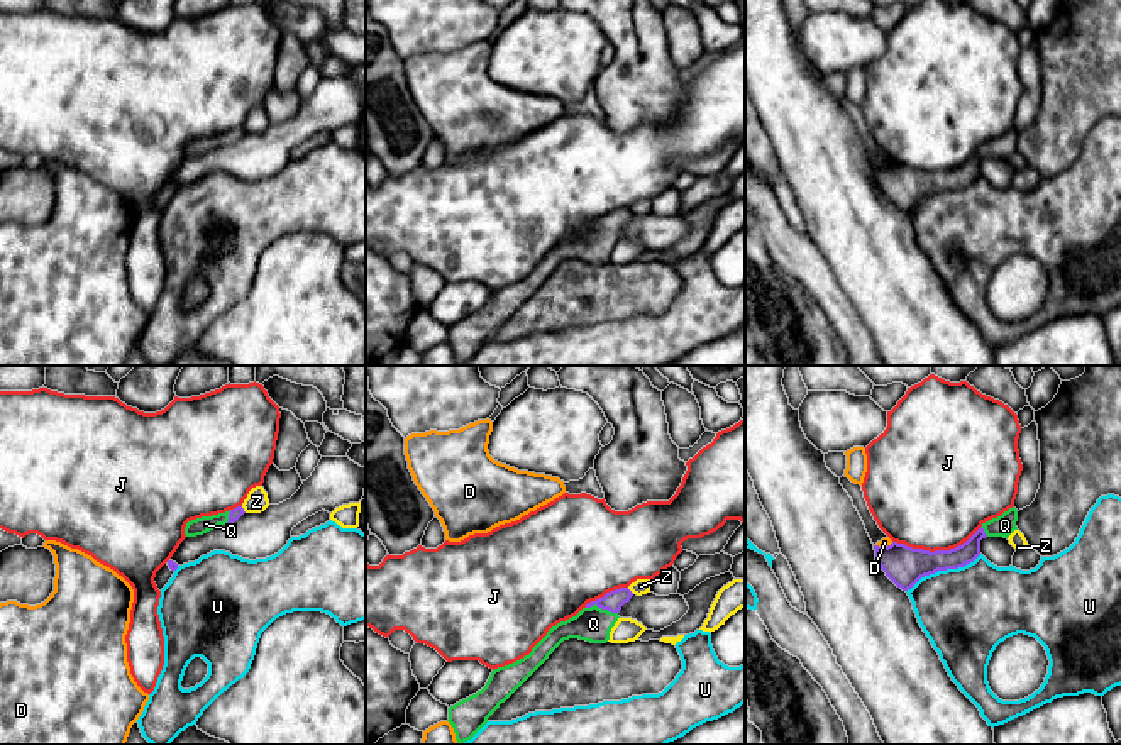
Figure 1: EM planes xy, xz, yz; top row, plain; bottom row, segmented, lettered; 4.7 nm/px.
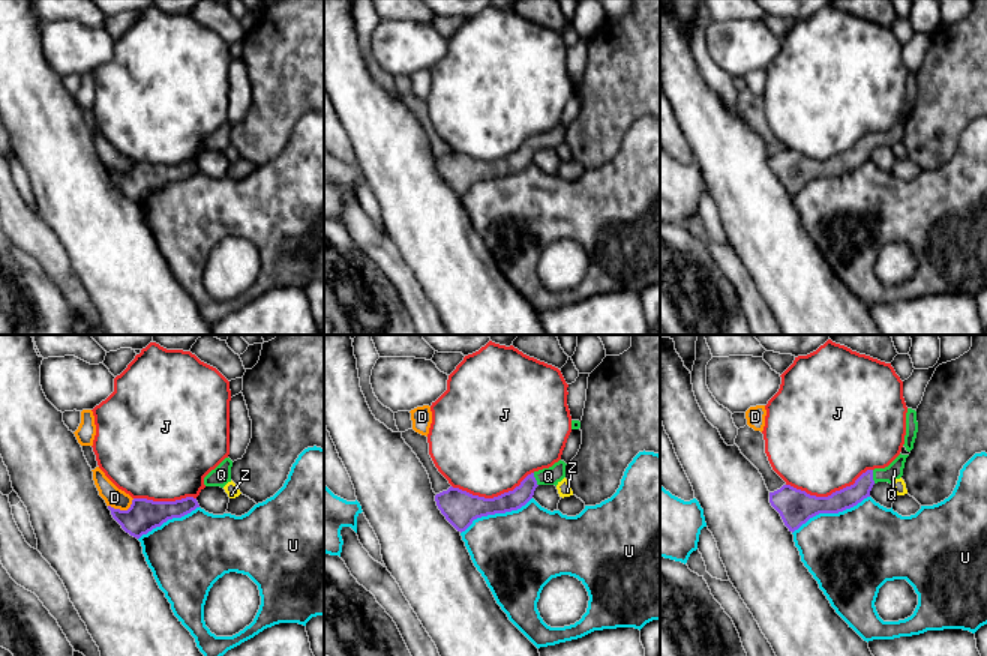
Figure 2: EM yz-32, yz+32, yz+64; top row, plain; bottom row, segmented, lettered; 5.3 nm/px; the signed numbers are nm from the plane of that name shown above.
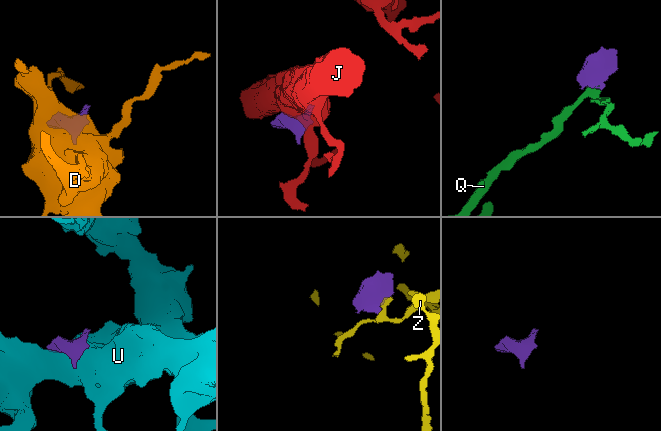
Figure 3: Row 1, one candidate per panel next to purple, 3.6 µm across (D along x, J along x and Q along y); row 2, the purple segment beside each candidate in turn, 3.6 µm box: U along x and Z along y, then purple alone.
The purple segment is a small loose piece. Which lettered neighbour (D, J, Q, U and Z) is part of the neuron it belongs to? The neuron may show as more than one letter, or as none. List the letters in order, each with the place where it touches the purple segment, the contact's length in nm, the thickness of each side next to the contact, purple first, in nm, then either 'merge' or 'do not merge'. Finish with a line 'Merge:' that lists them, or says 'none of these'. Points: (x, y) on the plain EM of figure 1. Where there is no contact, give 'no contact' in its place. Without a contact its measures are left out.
D: yz (884, 168) | 90 nm | 190/50 nm | do not merge
J: yz (937, 171) | 440 nm | 190/500 nm | do not merge
Q: xz (601, 229) | 160 nm | 90/160 nm | merge
U: yz (944, 190) | 400 nm | 190/420 nm | do not merge
Z: xy (242, 131) | 40 nm | 60/110 nm | do not merge
Merge: Q

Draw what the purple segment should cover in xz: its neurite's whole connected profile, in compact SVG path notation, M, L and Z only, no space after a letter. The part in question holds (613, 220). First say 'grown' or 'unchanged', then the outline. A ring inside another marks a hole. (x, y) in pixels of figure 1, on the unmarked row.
grown; M620 208L603 218L588 224L576 237L557 244L523 279L498 288L491 293L486 306L476 315L449 328L449 344L454 349L457 366L471 361L488 339L505 323L547 279L569 259L591 264L606 264L610 252L618 242L618 234L633 213Z

